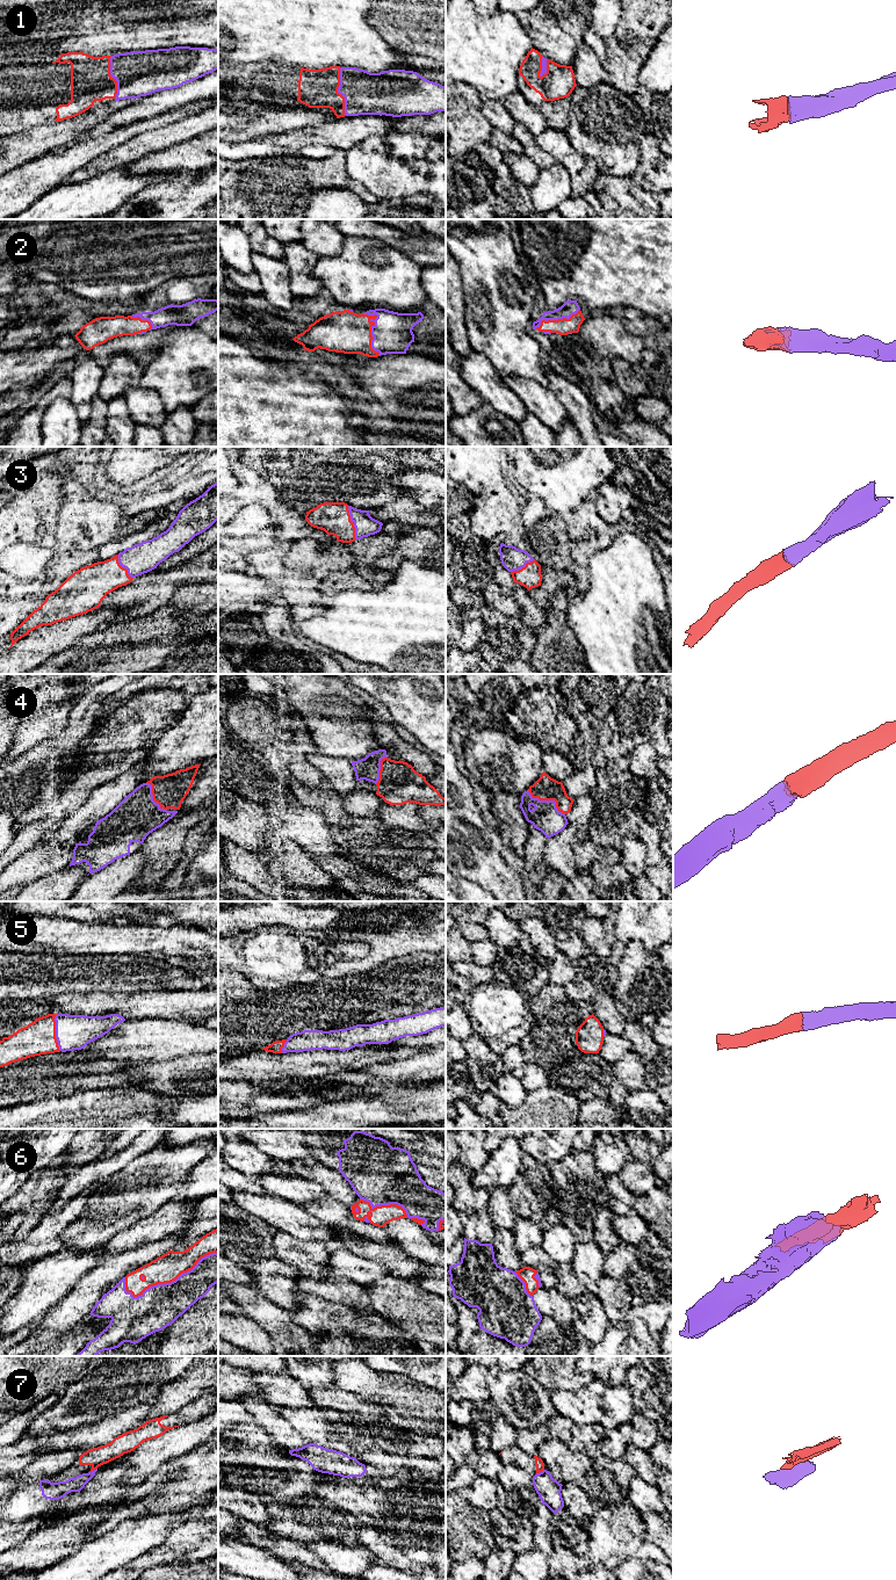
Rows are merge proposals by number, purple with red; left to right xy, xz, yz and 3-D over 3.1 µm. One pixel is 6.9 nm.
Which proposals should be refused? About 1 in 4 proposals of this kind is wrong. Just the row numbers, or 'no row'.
7

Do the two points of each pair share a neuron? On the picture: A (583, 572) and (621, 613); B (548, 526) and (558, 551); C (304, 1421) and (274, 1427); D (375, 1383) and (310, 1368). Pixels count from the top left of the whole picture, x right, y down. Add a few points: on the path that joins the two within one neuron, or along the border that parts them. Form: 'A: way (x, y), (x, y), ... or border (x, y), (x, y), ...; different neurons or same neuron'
A: border (589, 558), (589, 585), (578, 596); different neurons
B: way (548, 531), (548, 537), (553, 545); same neuron
C: border (291, 1425), (301, 1435), (312, 1442); different neurons
D: border (331, 1368), (336, 1386); different neurons

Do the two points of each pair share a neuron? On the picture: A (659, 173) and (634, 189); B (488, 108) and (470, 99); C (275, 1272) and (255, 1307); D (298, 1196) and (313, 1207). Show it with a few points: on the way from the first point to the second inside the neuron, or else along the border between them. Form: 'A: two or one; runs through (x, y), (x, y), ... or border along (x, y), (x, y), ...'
A: two; border along (658, 164), (648, 167), (638, 180), (655, 196)
B: two; border along (483, 101), (481, 106)
C: two; border along (253, 1287), (286, 1310)
D: two; border along (330, 1197), (312, 1200), (306, 1203)

